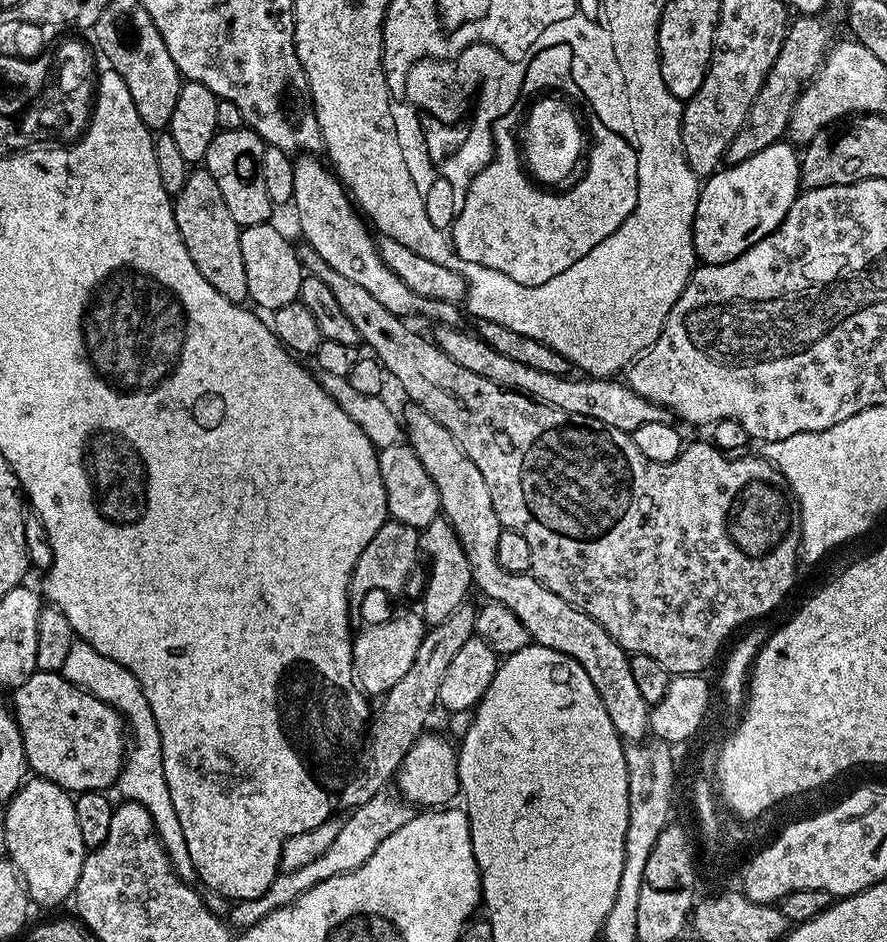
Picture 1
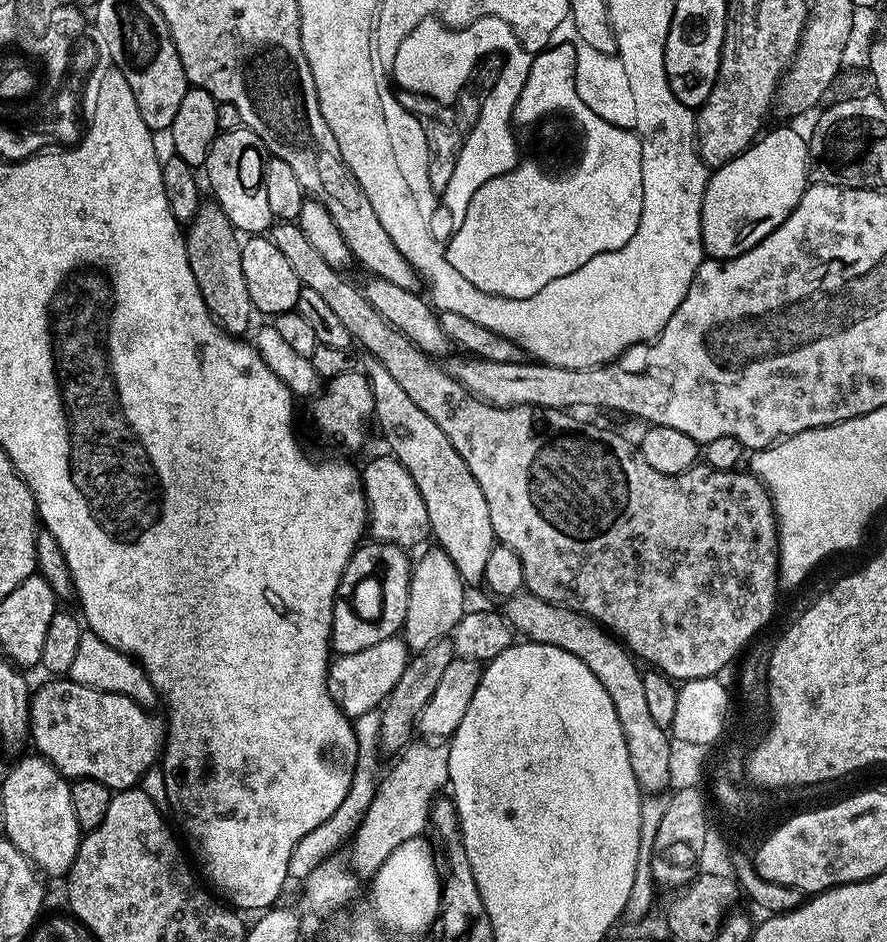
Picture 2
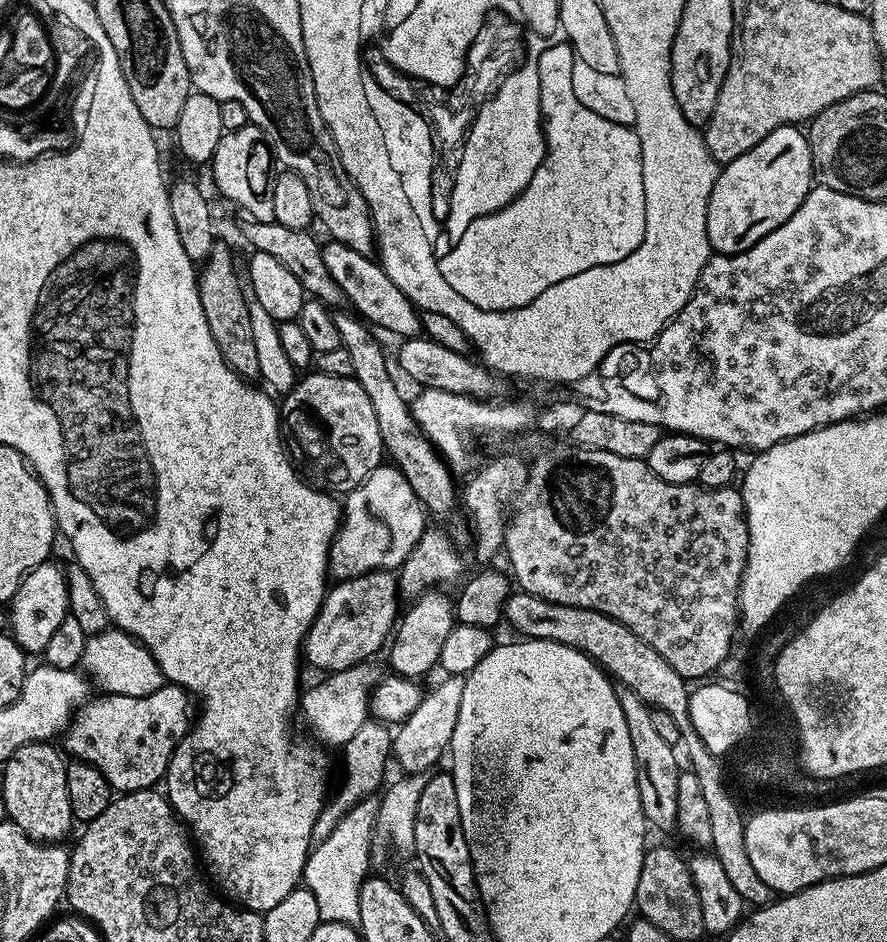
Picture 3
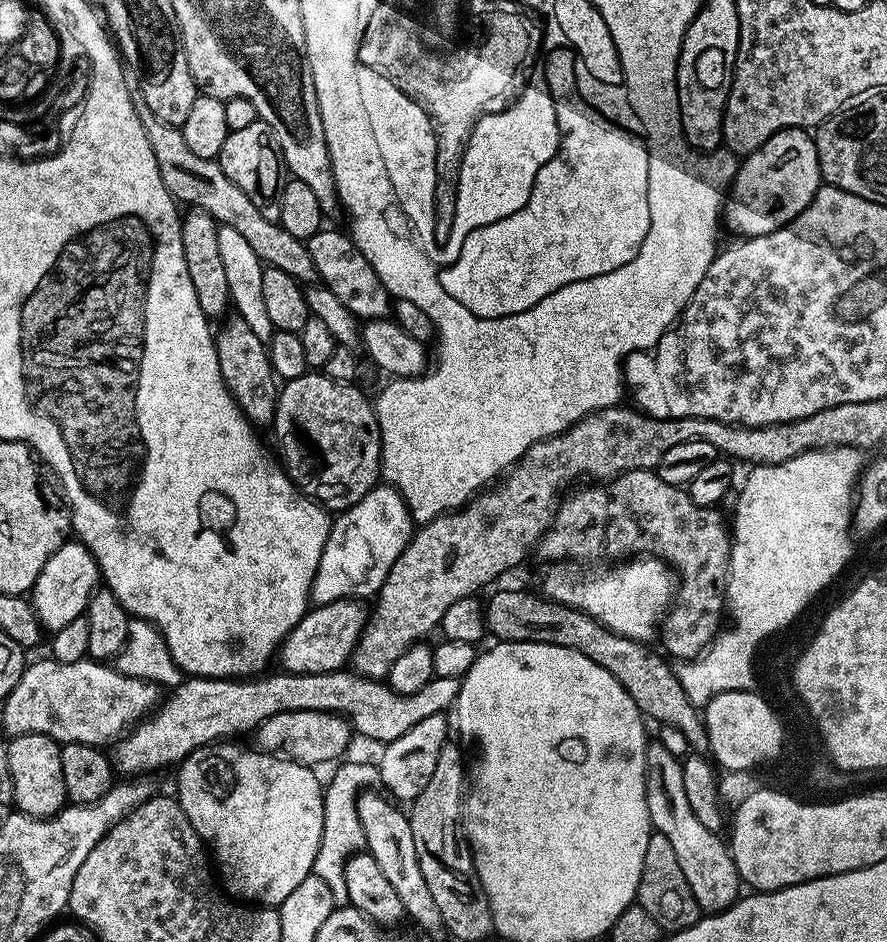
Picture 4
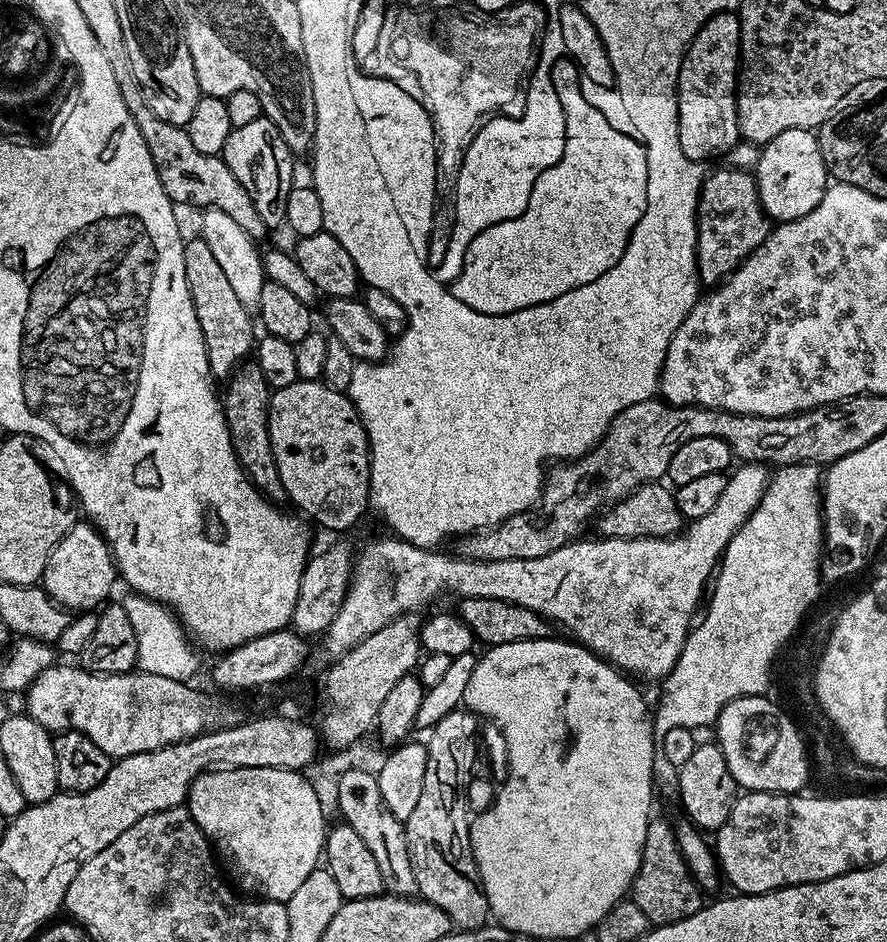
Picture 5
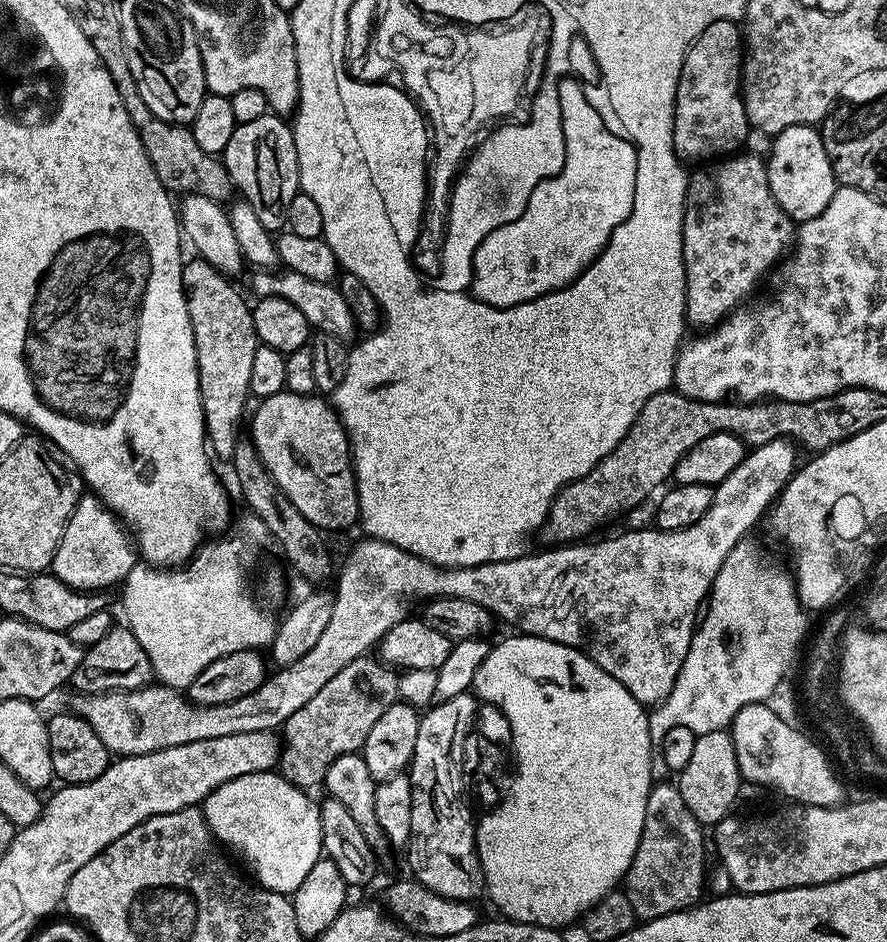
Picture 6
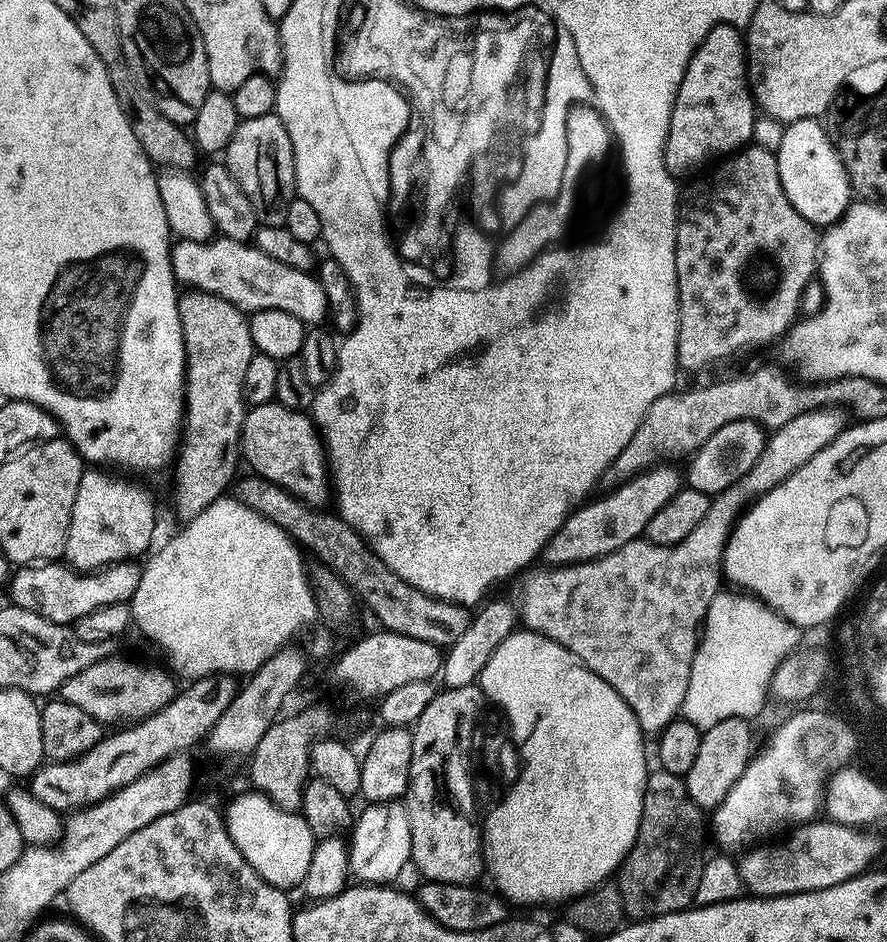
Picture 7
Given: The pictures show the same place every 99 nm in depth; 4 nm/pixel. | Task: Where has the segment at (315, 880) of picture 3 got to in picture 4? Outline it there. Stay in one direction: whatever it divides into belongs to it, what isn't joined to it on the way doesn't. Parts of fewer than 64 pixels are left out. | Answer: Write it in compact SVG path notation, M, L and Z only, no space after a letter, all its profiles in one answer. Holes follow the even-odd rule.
M341 761L329 784L325 785L323 804L322 838L319 840L318 854L315 855L313 875L322 878L322 882L330 888L331 896L337 905L345 905L348 901L346 894L345 864L350 856L365 849L365 836L357 810L358 795L367 790L377 789L381 785L379 765L356 764Z

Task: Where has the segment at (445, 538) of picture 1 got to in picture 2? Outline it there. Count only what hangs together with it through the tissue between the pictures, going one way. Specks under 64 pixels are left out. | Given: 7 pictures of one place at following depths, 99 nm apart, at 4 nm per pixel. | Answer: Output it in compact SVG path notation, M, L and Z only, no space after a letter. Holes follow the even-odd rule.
M432 546L429 552L421 554L420 561L412 564L410 594L406 598L406 618L402 629L409 653L421 652L434 646L434 642L451 637L454 626L458 626L466 611L464 591L466 585L458 574L458 566L450 562L450 554L440 547Z

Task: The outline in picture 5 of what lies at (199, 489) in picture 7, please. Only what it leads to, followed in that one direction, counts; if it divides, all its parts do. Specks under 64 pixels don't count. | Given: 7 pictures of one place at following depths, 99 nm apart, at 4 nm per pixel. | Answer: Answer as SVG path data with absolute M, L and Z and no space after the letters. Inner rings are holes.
M199 238L185 239L186 286L190 286L190 298L194 302L194 314L198 314L198 326L202 326L202 338L206 346L206 358L213 377L231 377L254 352L252 336L253 313L234 295L230 281L214 258L210 246Z

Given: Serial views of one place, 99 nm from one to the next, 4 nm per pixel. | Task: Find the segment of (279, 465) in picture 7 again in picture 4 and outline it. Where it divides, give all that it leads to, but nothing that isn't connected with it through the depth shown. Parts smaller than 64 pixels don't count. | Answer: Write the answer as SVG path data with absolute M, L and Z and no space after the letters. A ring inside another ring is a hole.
M309 370L302 378L287 381L276 398L276 444L280 447L279 459L286 469L288 479L306 496L322 502L325 509L339 514L358 502L371 488L377 487L382 476L380 466L380 423L376 420L373 401L359 392L356 384L334 382L316 370ZM304 444L316 451L324 464L303 464Z

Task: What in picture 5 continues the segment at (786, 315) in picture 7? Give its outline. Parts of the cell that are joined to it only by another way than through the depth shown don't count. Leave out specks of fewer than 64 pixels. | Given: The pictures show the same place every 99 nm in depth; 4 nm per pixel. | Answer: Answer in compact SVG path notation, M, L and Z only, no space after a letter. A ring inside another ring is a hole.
M720 168L705 175L696 207L696 271L705 285L715 286L725 280L762 244L769 231L770 217L760 205L756 178L751 171Z

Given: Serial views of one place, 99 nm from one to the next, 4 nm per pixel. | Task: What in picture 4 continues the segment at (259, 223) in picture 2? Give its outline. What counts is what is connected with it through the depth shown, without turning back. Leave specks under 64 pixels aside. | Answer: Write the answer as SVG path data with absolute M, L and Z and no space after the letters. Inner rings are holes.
M257 118L243 130L229 132L218 163L226 178L230 178L230 182L234 182L234 186L238 186L238 190L242 190L242 194L246 194L246 198L250 198L250 202L254 202L254 206L260 209L262 218L279 221L280 191L284 188L286 169L279 135L272 131L265 120Z

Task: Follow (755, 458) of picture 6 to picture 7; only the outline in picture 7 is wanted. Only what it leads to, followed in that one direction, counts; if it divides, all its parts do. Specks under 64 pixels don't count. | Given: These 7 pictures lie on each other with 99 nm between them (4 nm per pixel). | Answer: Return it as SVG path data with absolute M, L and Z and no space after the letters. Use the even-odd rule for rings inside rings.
M836 406L815 408L806 414L798 414L798 418L786 422L786 426L775 429L765 439L762 458L754 462L750 474L745 474L741 480L734 482L734 486L711 497L712 505L706 518L702 518L702 522L698 522L698 526L694 526L694 530L690 530L682 542L655 544L641 538L626 542L626 546L602 558L581 564L540 566L537 572L525 571L519 577L520 593L514 596L523 627L570 650L570 654L580 659L585 668L594 670L602 682L610 682L610 686L622 694L626 706L634 710L638 726L645 734L659 734L671 720L680 716L680 707L690 686L690 666L694 662L704 616L708 613L710 602L714 602L716 593L722 588L724 547L729 532L739 520L741 512L757 496L774 490L778 482L790 478L798 466L806 466L806 462L810 462L818 450L830 446L830 442L838 438L838 434L846 427L843 415L845 413Z

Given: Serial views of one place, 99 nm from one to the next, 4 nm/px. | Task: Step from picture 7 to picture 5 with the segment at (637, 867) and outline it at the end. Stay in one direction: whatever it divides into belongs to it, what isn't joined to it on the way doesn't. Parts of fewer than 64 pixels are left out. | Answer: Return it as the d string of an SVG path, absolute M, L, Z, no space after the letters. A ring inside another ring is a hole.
M649 819L646 826L646 842L642 846L642 862L632 880L630 899L646 914L649 925L673 924L690 918L702 907L702 889L690 874L678 850L678 838L673 821Z

